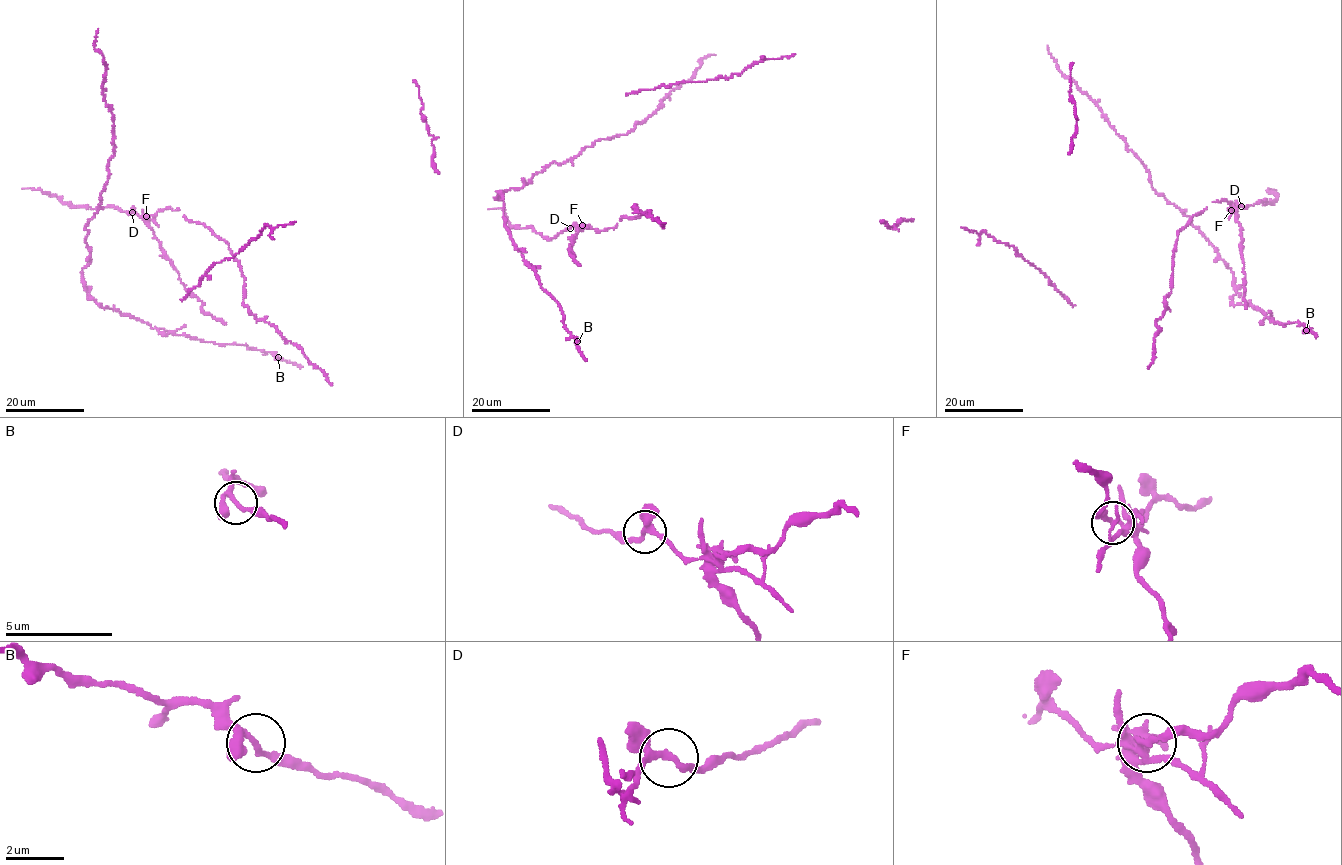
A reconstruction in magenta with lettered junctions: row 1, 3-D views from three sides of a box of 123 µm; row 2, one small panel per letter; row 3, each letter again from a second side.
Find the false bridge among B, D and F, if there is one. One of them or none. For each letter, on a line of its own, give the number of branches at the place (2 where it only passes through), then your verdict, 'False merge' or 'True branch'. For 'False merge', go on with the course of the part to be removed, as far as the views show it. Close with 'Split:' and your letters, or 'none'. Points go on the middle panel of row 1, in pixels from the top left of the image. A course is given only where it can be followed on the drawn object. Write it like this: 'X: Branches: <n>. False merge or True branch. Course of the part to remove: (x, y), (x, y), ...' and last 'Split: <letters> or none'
B: Branches: 3. True branch
D: Branches: 3. True branch
F: Branches: 3. False merge. Course of the part to remove: (582, 224), (577, 228), (568, 248), (580, 266)
Split: F

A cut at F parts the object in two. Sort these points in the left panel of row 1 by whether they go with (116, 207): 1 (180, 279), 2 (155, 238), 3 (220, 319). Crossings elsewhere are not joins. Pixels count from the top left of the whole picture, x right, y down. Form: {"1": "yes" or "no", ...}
{"1": "no", "2": "no", "3": "no"}

